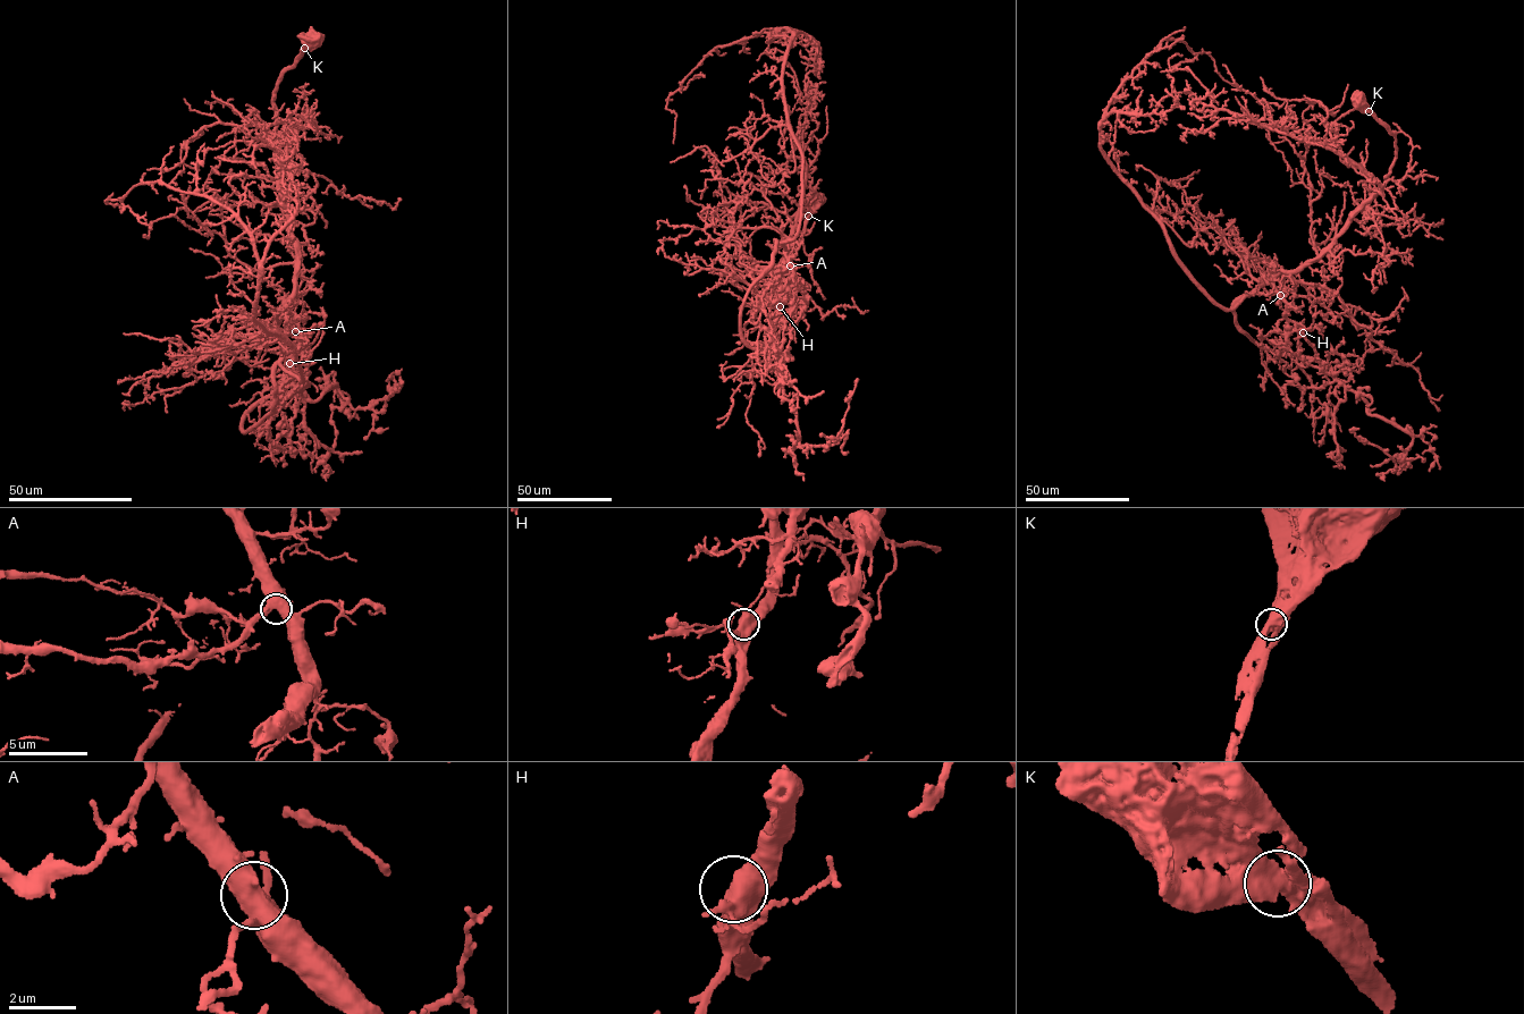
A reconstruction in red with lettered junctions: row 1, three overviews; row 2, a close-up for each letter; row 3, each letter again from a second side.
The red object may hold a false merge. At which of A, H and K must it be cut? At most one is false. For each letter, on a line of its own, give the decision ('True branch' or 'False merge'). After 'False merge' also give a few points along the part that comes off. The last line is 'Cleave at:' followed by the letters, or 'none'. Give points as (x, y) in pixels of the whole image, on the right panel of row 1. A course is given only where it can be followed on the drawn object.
A: True branch
H: True branch
K: True branch
Cleave at: none

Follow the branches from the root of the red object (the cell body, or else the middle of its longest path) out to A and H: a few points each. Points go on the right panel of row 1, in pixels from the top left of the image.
A: (1358, 102), (1370, 108), (1394, 135), (1396, 154), (1390, 174), (1318, 256), (1273, 278), (1280, 295)
H: (1358, 102), (1394, 135), (1395, 160), (1383, 185), (1318, 256), (1273, 278), (1287, 303), (1285, 317), (1303, 332)

